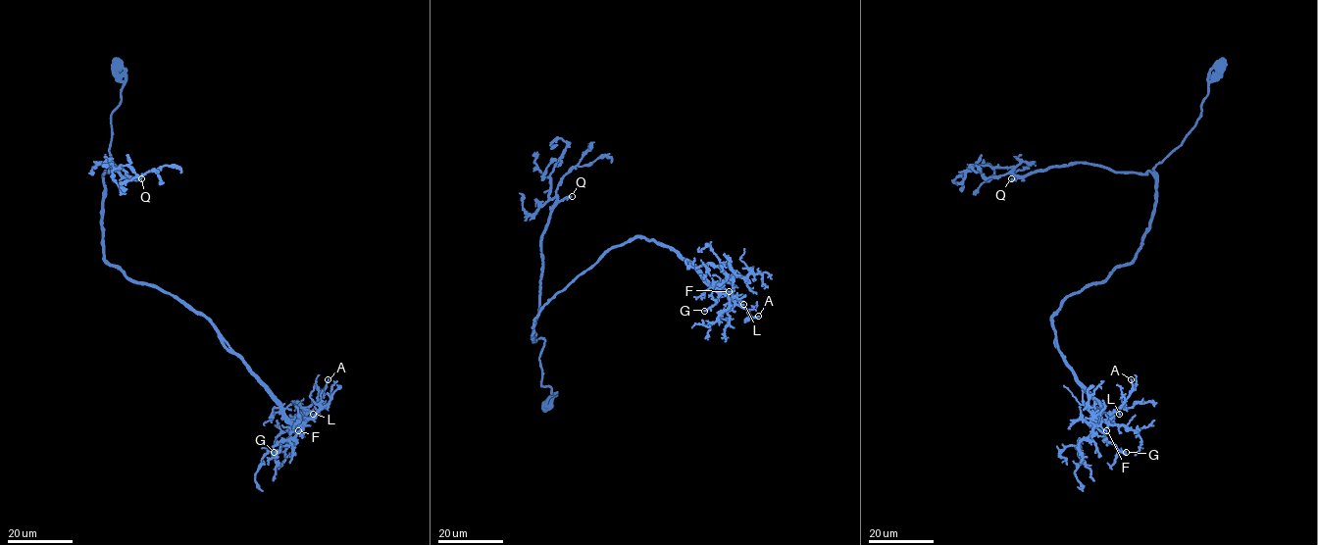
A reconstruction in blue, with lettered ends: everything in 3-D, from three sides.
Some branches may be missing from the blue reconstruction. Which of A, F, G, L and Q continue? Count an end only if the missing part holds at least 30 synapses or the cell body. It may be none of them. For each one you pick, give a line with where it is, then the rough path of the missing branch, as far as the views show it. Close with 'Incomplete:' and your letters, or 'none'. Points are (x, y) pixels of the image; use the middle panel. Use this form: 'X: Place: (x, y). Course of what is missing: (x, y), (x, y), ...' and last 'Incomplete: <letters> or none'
Q: Place: (572, 196). Course of what is missing: (572, 196), (581, 198), (574, 215)
Incomplete: Q

